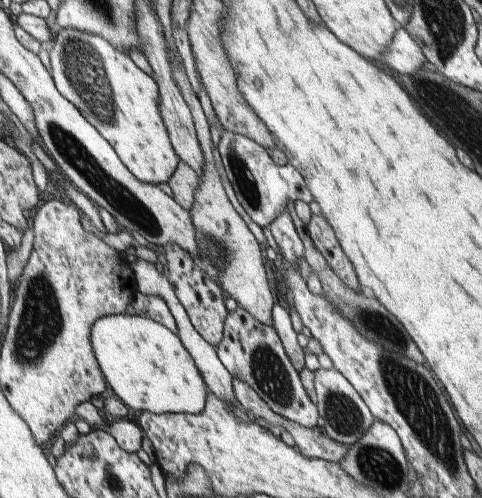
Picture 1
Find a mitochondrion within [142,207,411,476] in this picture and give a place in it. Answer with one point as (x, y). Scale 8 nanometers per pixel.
(272, 379)

